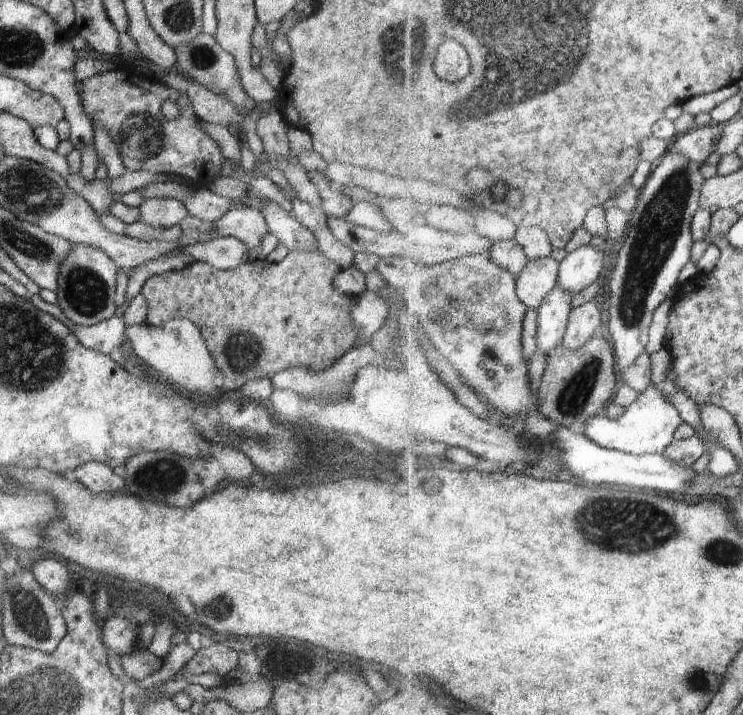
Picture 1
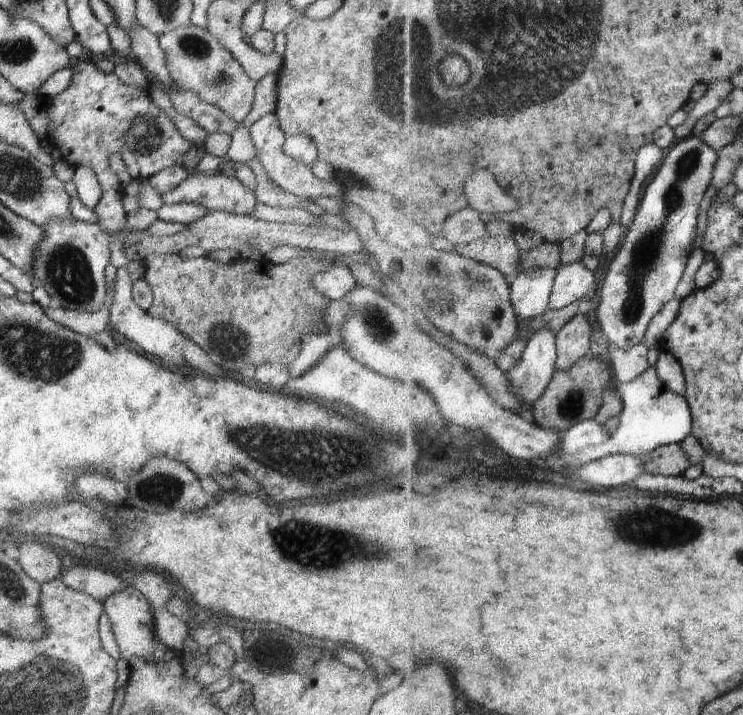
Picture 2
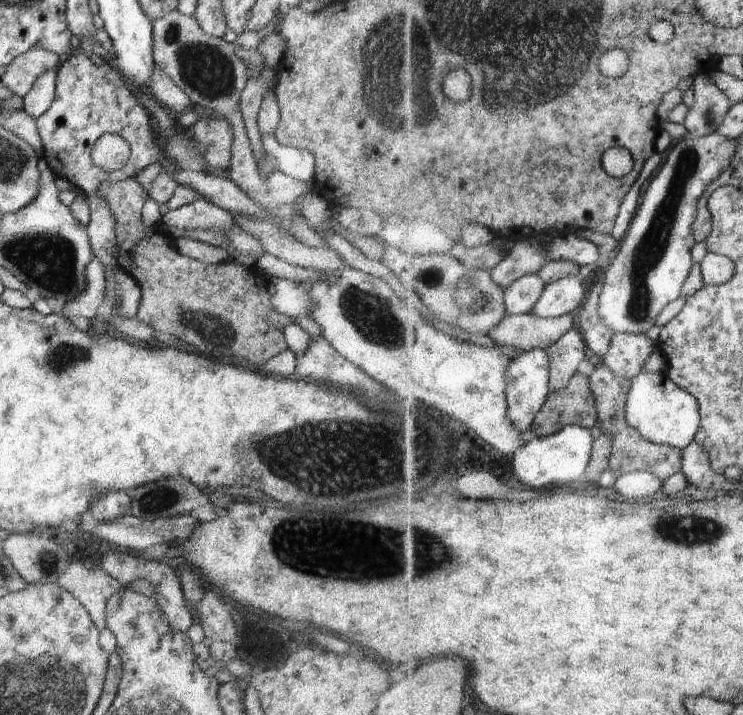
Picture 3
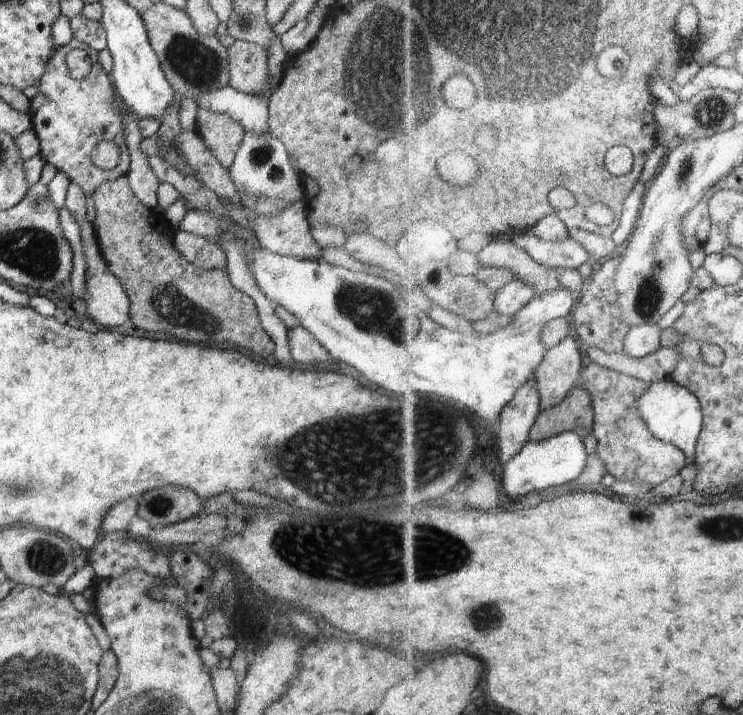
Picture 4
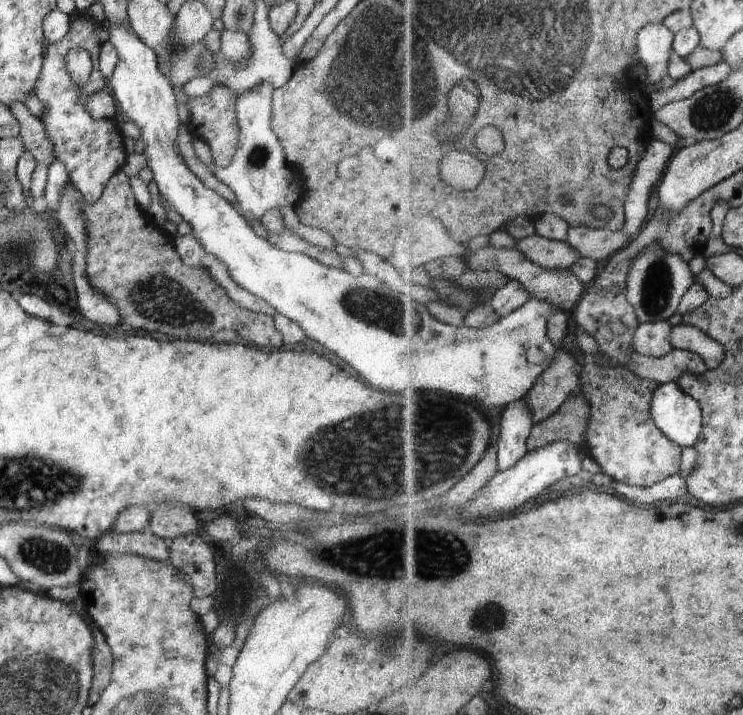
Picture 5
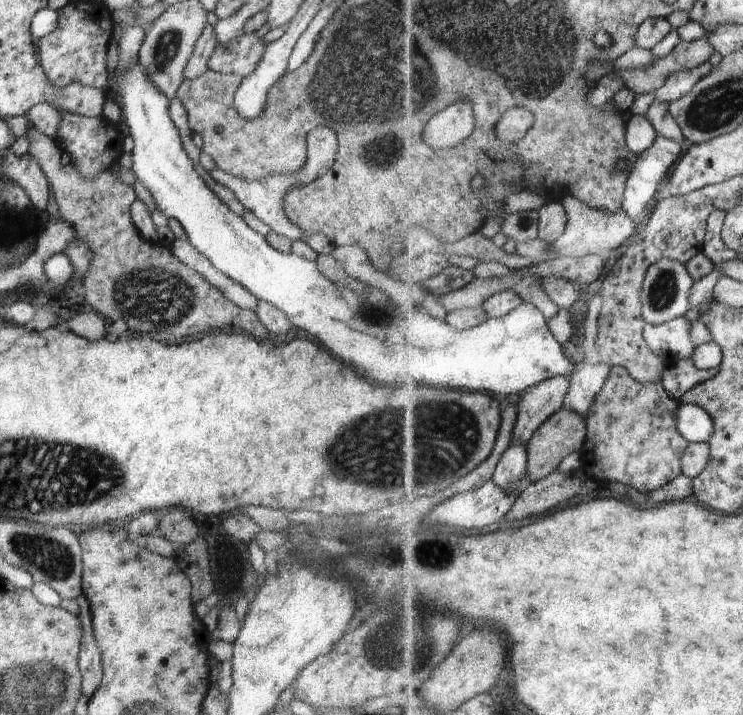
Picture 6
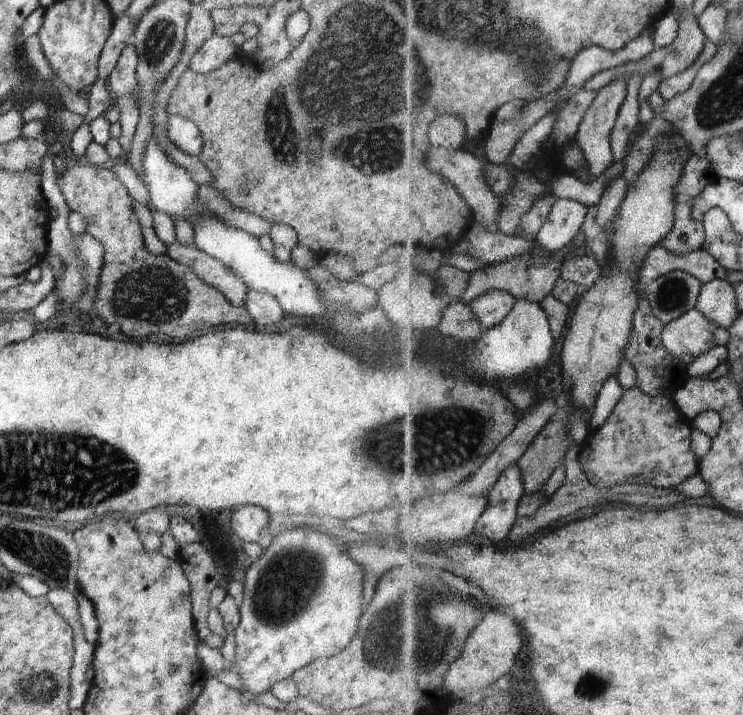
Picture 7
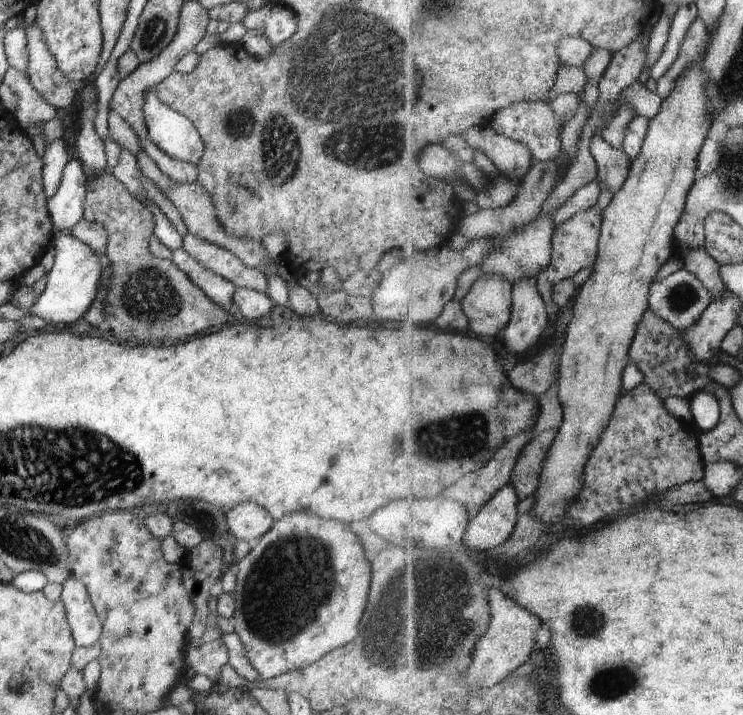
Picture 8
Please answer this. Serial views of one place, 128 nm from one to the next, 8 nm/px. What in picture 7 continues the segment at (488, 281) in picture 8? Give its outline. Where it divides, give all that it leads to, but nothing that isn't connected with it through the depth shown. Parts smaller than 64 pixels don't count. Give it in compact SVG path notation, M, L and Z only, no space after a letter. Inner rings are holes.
M502 291L490 292L479 296L471 304L472 310L480 319L483 327L488 330L498 326L517 306L518 298Z

